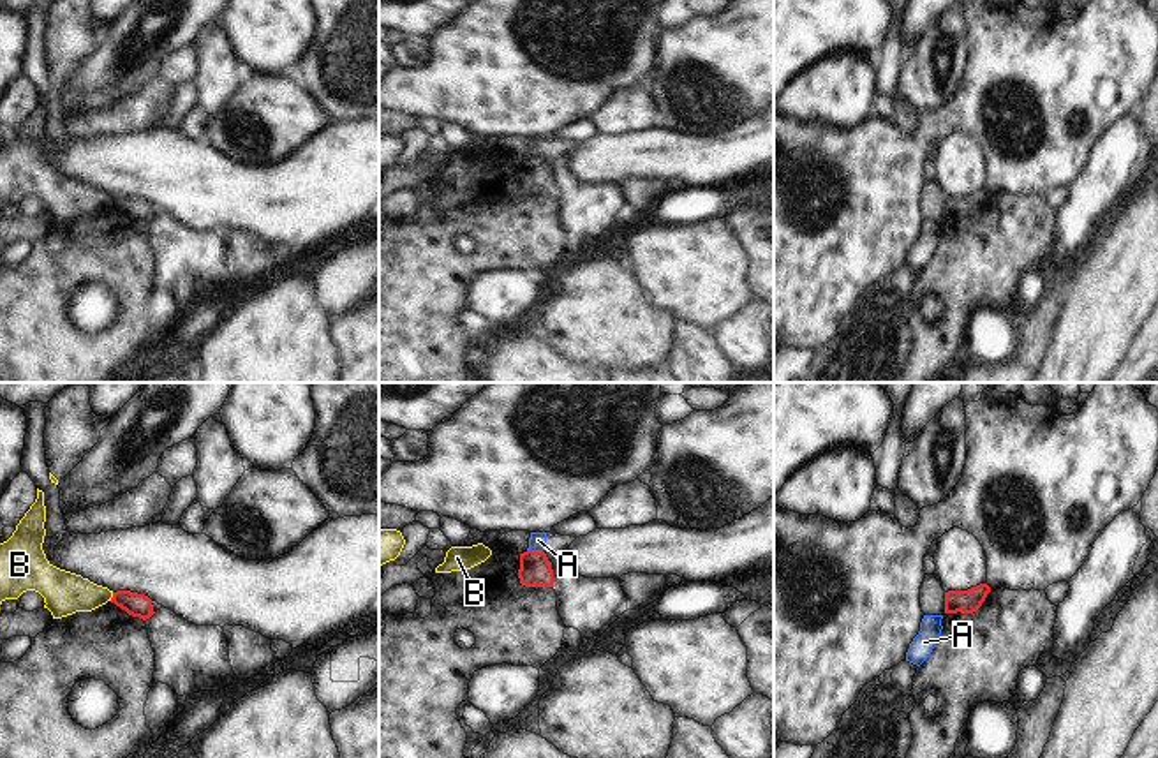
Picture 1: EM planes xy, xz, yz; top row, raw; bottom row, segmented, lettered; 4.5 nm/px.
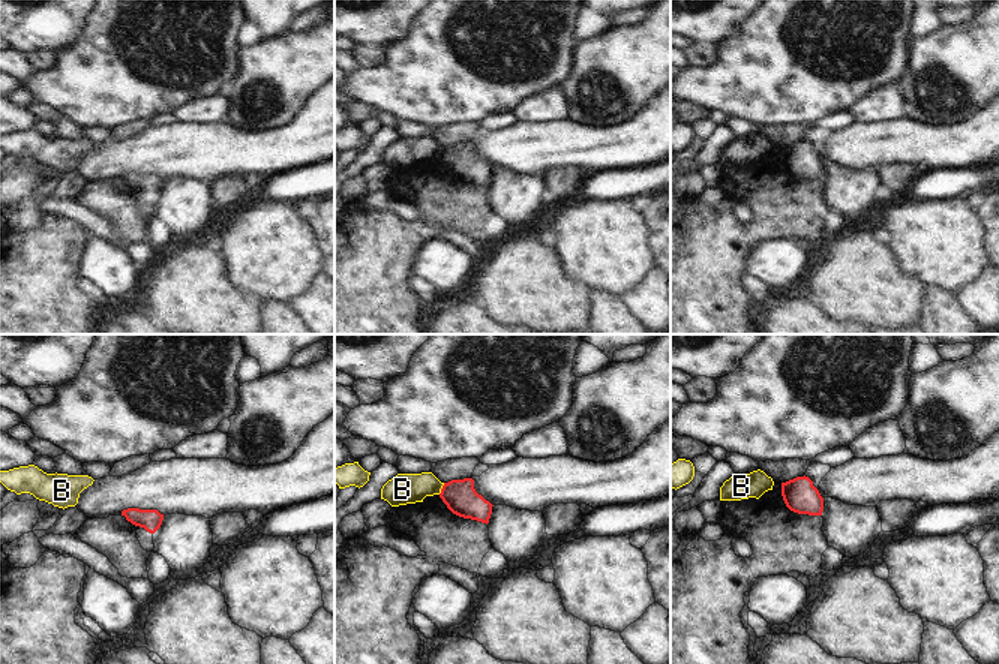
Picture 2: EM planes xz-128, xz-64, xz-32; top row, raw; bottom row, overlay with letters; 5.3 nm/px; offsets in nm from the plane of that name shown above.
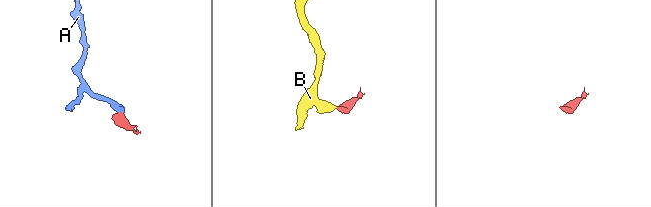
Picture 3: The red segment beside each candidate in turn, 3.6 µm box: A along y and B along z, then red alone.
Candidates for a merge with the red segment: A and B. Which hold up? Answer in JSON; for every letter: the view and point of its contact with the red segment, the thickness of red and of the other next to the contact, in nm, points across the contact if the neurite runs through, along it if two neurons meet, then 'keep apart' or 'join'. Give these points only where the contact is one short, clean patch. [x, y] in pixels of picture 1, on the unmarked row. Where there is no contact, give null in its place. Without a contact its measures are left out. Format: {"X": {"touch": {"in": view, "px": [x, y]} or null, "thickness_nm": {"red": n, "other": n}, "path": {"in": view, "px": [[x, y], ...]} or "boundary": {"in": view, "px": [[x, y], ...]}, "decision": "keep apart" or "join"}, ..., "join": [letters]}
{"A": {"touch": {"in": "xz", "px": [534, 157]}, "thickness_nm": {"red": 140, "other": 80}, "boundary": {"in": "xz", "px": [[527, 154], [541, 157]]}, "decision": "keep apart"}, "B": {"touch": {"in": "xy", "px": [113, 201]}, "thickness_nm": {"red": 110, "other": 200}, "boundary": {"in": "xy", "px": [[113, 198], [110, 205]]}, "decision": "keep apart"}, "join": []}

